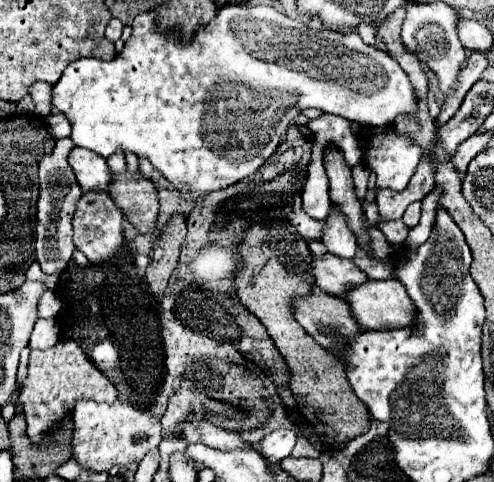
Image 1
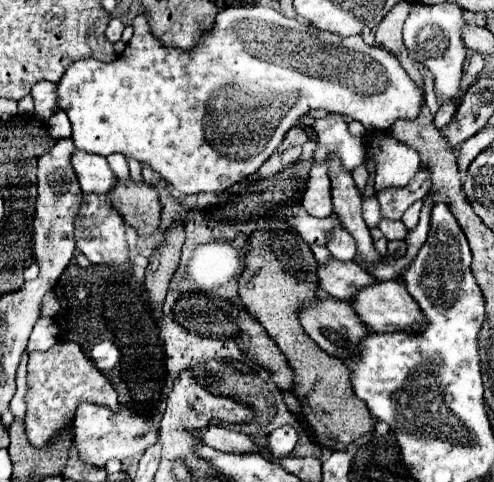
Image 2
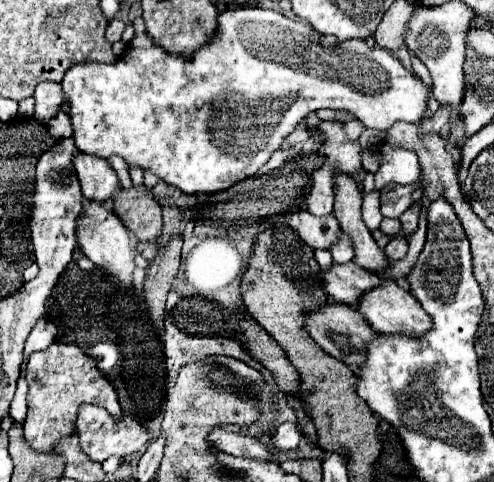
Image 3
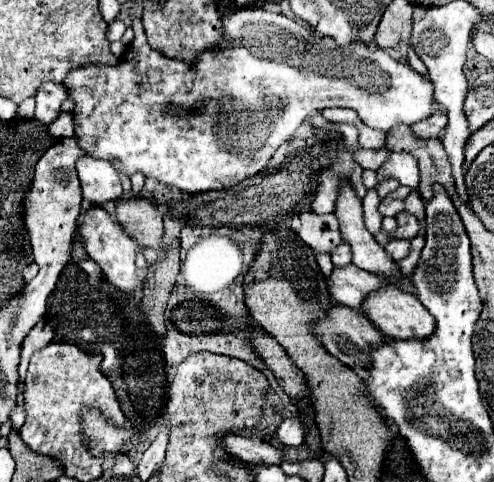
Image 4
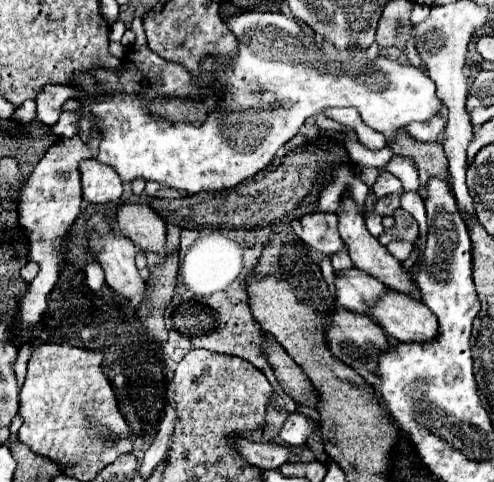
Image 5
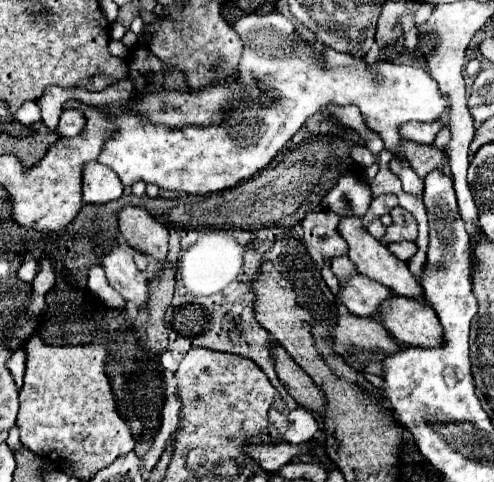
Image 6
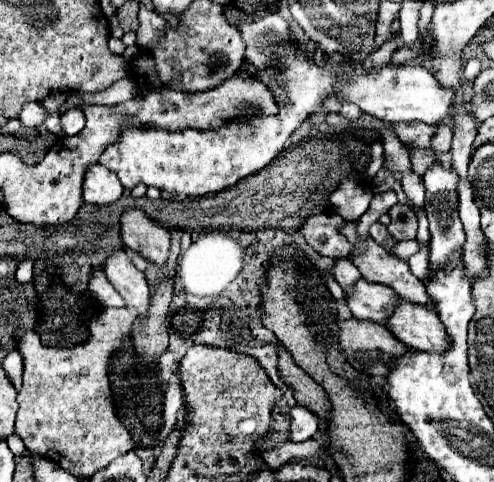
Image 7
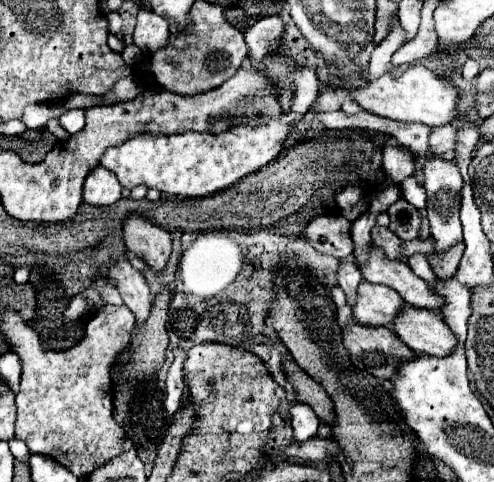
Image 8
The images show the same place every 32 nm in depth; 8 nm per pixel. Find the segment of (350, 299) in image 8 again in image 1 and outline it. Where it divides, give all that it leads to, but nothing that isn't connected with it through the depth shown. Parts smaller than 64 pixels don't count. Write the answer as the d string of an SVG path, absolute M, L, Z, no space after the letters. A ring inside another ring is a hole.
M332 208L330 216L326 220L328 220L328 228L324 230L324 238L322 238L324 246L330 250L330 254L352 260L358 250L358 244L356 244L354 234L350 232L350 228L344 222L344 216L340 212L336 212L336 208Z

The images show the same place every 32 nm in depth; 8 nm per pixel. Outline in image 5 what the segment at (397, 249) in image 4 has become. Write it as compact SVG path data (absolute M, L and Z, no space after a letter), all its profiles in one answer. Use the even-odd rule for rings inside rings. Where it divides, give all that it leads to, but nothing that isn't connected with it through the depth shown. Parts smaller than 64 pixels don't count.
M390 242L388 246L388 252L394 256L394 258L398 258L400 262L404 262L410 254L412 254L412 244L408 244L408 242Z

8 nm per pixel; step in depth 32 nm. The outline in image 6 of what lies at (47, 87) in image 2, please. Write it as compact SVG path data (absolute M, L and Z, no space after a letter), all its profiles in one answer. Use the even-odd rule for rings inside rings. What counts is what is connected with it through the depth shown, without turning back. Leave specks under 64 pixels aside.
M48 88L44 92L44 96L38 100L38 106L42 110L42 122L56 132L58 128L58 118L62 114L62 106L66 100L80 100L80 96L84 94L82 88L76 88L76 92L70 90L60 90L60 88Z

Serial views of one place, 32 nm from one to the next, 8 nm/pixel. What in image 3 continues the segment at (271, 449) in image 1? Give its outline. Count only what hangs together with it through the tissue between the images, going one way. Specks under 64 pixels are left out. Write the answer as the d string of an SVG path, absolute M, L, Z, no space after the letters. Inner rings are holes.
M296 422L280 424L272 434L272 446L278 452L288 452L288 450L296 448L300 444L300 440L302 440L302 432L298 430Z

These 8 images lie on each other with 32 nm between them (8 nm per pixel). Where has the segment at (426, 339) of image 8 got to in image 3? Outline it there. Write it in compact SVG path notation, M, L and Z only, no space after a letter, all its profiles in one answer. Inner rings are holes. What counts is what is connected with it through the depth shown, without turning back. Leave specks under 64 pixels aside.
M382 282L378 288L368 290L360 298L358 308L364 314L364 318L368 320L368 324L372 324L376 328L376 332L380 332L380 334L400 334L400 336L420 338L432 328L432 318L428 316L428 312L424 312L420 302L414 300L412 292L404 290L396 282Z

